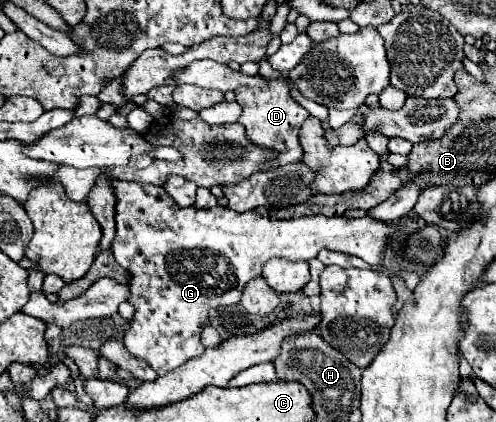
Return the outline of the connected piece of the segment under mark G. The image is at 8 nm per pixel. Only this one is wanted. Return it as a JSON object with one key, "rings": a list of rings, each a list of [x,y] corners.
{"rings":[[[112,182],[112,190],[114,190],[114,196],[116,196],[116,238],[112,242],[112,254],[116,258],[116,262],[126,268],[132,278],[128,282],[128,288],[130,288],[130,296],[128,296],[128,302],[134,306],[136,314],[130,322],[130,330],[124,334],[124,346],[126,350],[148,362],[156,372],[158,376],[174,370],[176,366],[182,366],[186,360],[194,358],[194,356],[200,356],[206,348],[202,346],[200,342],[200,330],[204,324],[208,324],[208,312],[212,308],[220,308],[220,306],[230,306],[230,304],[238,304],[240,302],[240,296],[242,296],[242,288],[246,282],[250,282],[252,278],[258,278],[262,276],[262,268],[266,264],[266,260],[270,258],[284,258],[284,260],[292,260],[292,262],[298,262],[298,260],[312,260],[316,258],[316,254],[320,250],[336,250],[336,252],[344,252],[344,254],[352,254],[352,256],[358,256],[362,258],[364,262],[368,264],[380,264],[380,258],[382,258],[382,250],[386,246],[386,238],[394,232],[394,228],[390,224],[384,224],[384,222],[378,222],[378,220],[372,220],[368,216],[364,218],[344,218],[344,216],[334,216],[334,218],[328,218],[328,216],[310,216],[310,218],[294,218],[294,220],[276,220],[276,218],[270,218],[270,216],[260,216],[256,214],[254,210],[248,210],[248,212],[234,212],[230,208],[222,208],[222,206],[214,206],[214,208],[196,208],[196,206],[188,206],[188,208],[176,208],[176,202],[172,198],[168,198],[168,194],[164,192],[162,186],[152,186],[152,184],[138,184],[138,182]]]}

